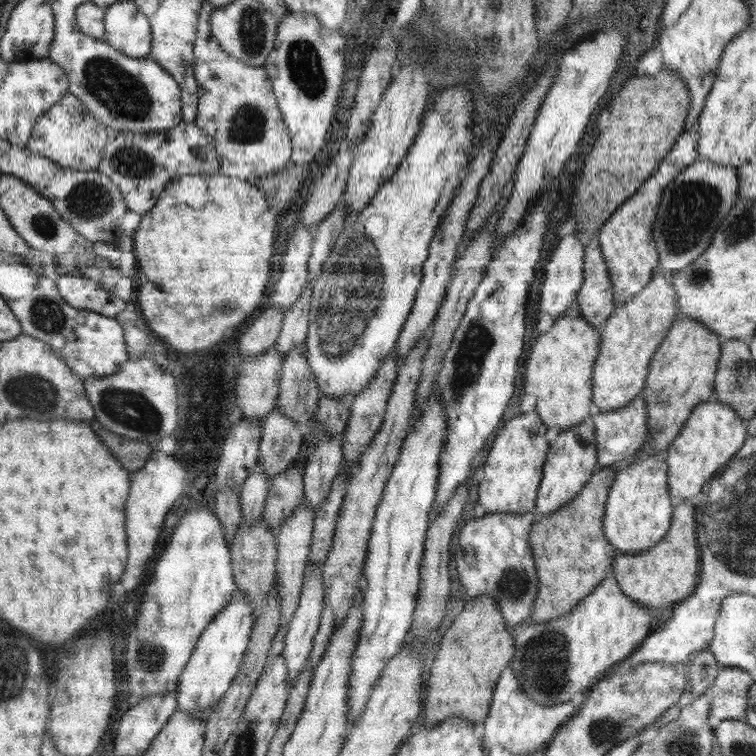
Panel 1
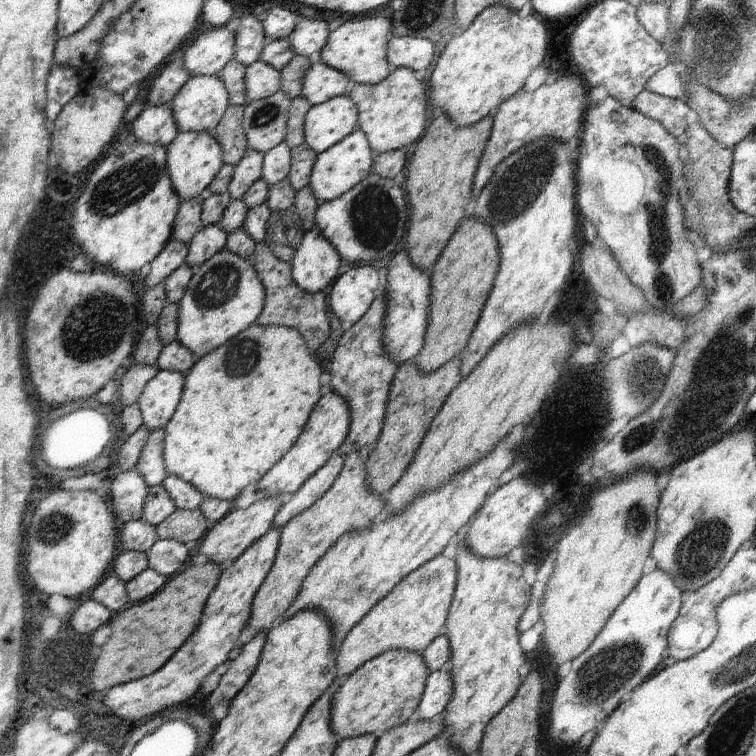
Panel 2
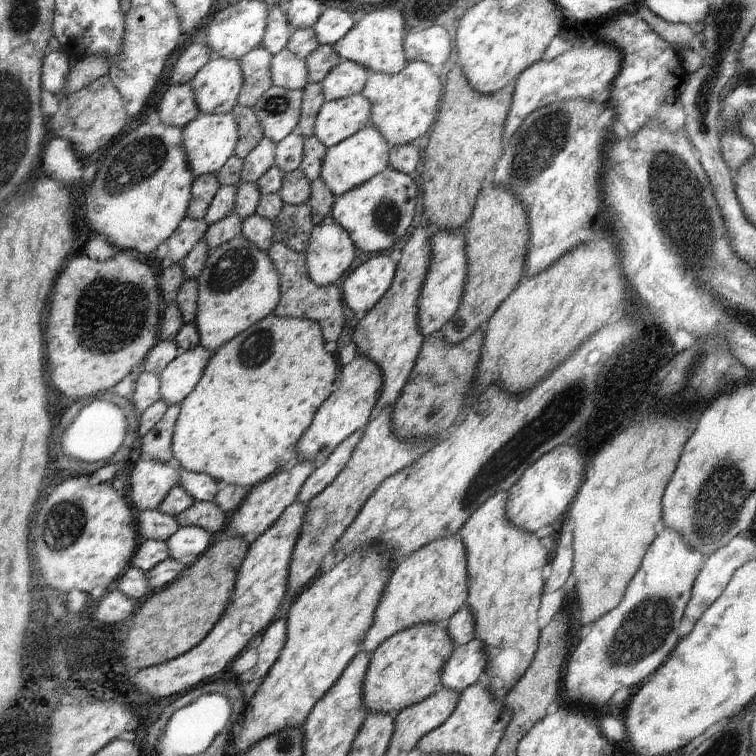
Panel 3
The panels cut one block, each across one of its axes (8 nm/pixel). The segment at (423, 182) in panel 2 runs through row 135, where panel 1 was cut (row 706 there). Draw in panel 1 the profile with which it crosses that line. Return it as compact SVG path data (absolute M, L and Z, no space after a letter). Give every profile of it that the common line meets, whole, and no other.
M482 594L468 599L465 610L444 632L440 650L430 668L422 708L426 728L437 726L446 718L464 718L473 723L477 736L483 735L497 680L514 657L511 631L492 596Z

